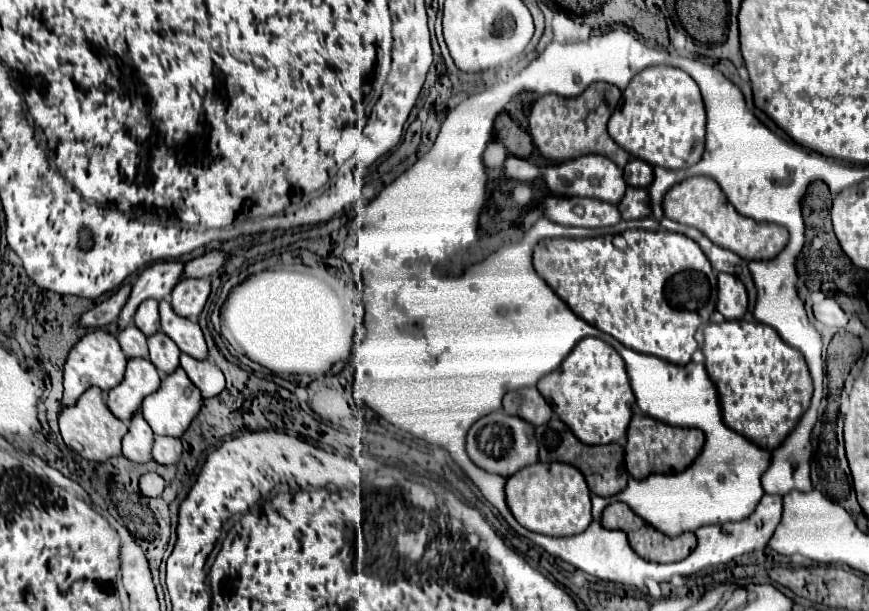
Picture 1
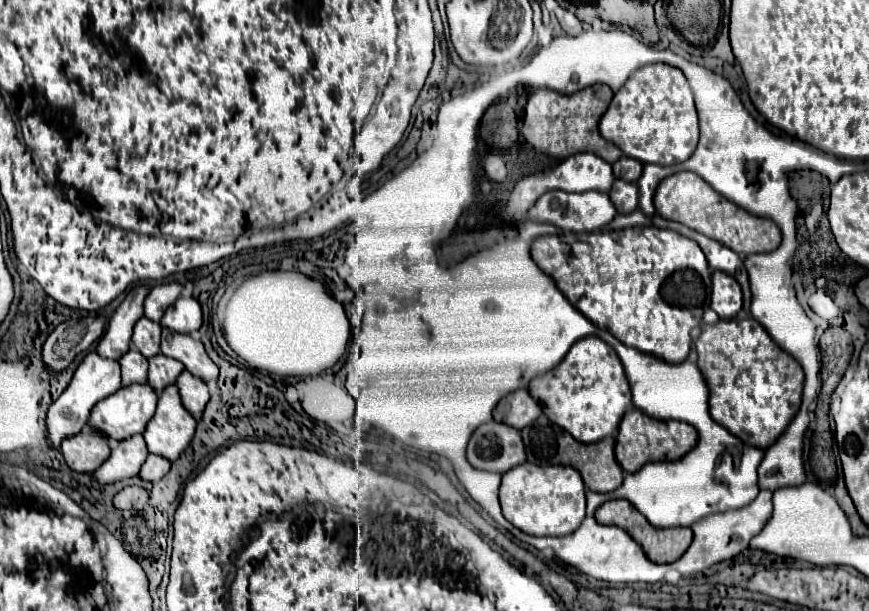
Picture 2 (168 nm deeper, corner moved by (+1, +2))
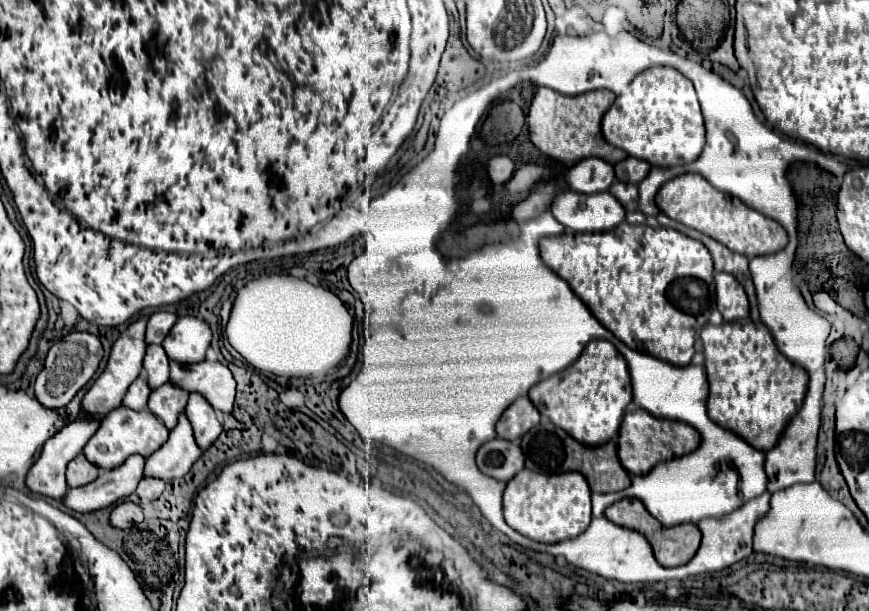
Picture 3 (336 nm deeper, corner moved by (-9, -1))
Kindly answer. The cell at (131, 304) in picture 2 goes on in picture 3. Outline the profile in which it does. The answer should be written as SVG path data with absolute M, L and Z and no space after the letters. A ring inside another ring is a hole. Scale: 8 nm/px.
M142 317L140 321L132 323L120 335L120 339L112 347L112 353L110 353L110 359L108 359L108 365L106 365L104 373L96 379L96 383L92 385L92 389L84 395L84 399L82 399L82 413L86 413L90 419L102 421L110 411L114 411L116 407L120 407L122 405L122 399L124 399L124 395L128 391L128 387L142 373L142 359L146 355L146 343L144 343L146 319L148 317Z

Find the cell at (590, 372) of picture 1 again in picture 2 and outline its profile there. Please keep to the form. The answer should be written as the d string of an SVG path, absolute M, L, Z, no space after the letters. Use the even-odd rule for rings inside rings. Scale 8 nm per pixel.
M586 336L578 340L568 350L564 360L546 374L536 376L528 384L528 390L554 424L562 426L578 442L584 444L598 442L614 434L626 408L632 402L630 386L618 354L596 336Z

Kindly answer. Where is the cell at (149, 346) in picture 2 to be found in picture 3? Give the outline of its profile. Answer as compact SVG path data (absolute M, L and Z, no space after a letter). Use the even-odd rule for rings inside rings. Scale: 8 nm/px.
M148 347L144 357L144 377L152 391L168 383L168 357L162 347Z

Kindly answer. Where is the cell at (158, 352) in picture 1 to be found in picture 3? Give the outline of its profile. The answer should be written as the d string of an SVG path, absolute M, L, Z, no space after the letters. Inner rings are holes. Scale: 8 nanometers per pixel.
M166 383L164 387L150 393L150 401L146 409L152 415L156 415L168 427L168 431L172 431L178 423L178 415L184 413L186 399L188 399L188 393L172 387L172 383Z

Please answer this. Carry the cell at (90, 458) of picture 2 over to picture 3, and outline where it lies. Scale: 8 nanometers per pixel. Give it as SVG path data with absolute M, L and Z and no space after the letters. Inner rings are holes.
M80 453L76 455L66 469L66 483L68 487L82 487L86 483L92 483L98 477L98 467L88 463L86 457Z

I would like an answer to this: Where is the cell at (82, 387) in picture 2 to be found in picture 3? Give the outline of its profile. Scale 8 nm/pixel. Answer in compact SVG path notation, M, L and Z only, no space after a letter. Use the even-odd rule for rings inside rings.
M82 415L66 425L62 431L58 431L54 437L50 437L40 453L40 457L36 459L36 463L30 467L28 475L26 475L26 487L30 489L32 495L38 495L38 497L48 497L48 499L62 499L68 491L68 485L66 485L66 477L64 477L64 471L66 471L66 465L70 463L70 459L74 455L80 455L84 445L88 443L88 439L94 435L94 431L98 429L98 423L96 421L86 421Z

